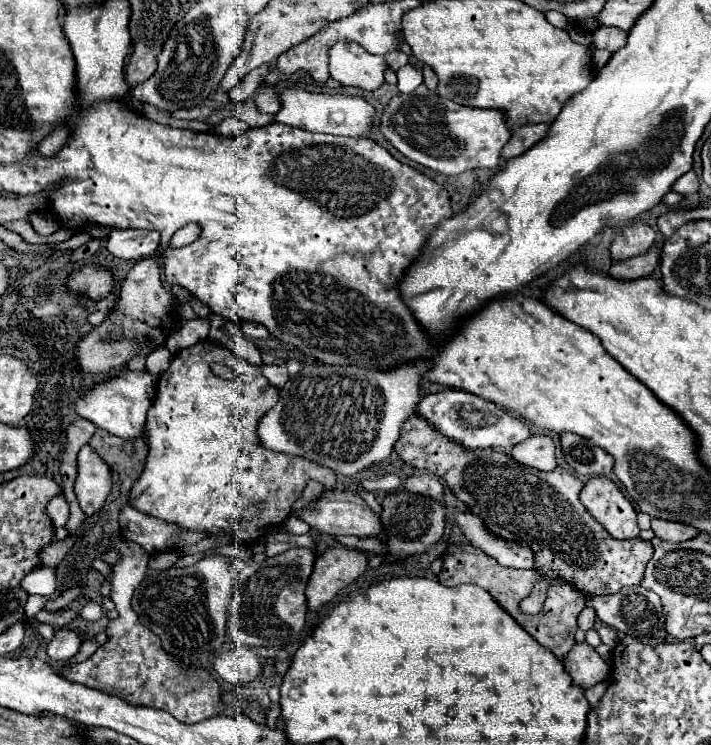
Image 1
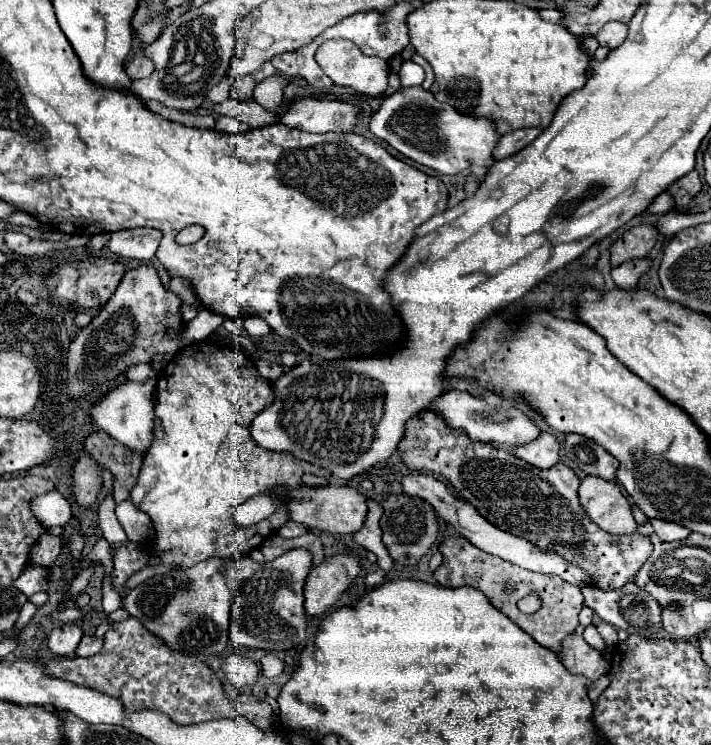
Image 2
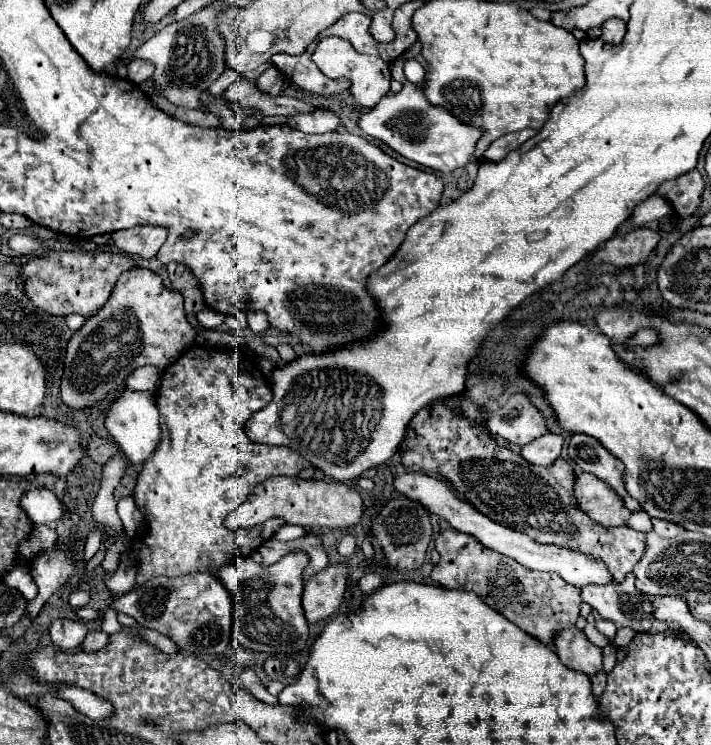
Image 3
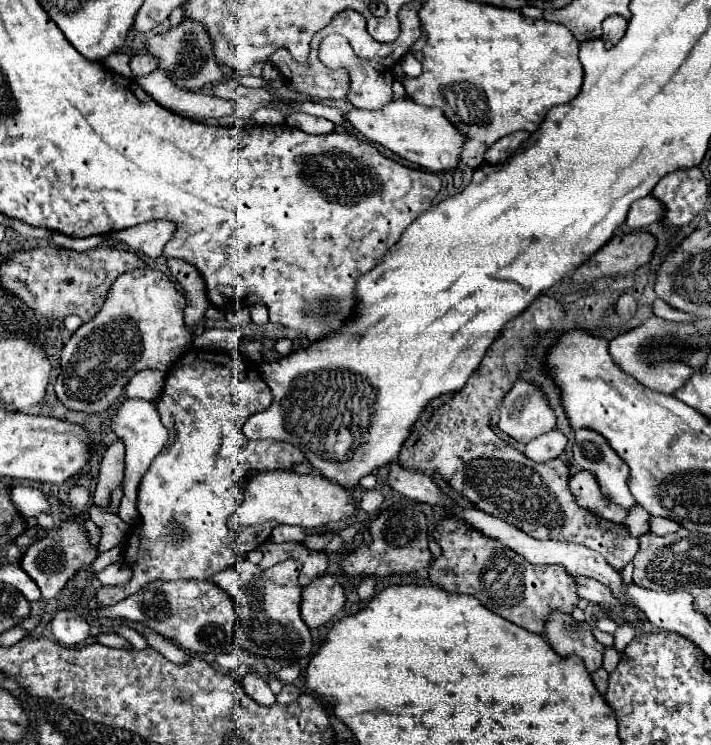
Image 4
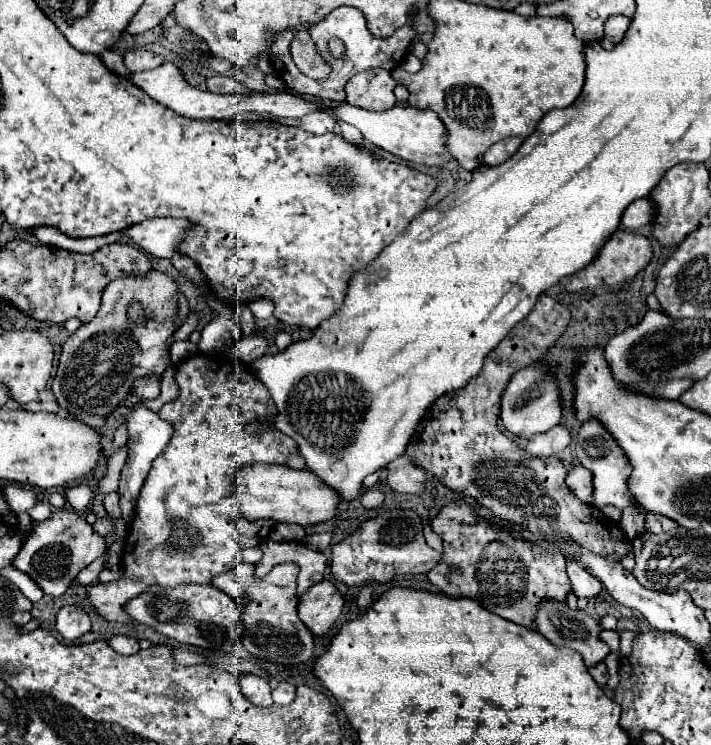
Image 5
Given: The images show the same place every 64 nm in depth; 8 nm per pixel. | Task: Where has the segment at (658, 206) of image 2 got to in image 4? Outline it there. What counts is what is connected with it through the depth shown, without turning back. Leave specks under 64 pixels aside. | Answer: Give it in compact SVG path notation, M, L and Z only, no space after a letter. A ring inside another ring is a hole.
M646 196L646 198L636 200L630 206L626 224L632 230L640 230L644 226L650 226L650 224L662 220L662 214L664 214L664 206L660 202L656 202L654 196Z

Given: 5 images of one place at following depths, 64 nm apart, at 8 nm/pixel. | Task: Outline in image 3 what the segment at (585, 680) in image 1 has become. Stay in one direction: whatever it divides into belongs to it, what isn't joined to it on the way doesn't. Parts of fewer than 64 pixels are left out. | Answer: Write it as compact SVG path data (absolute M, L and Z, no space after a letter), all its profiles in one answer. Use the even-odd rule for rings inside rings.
M576 626L572 630L562 630L556 636L556 654L564 666L570 670L594 676L602 670L602 650L586 640L586 634Z

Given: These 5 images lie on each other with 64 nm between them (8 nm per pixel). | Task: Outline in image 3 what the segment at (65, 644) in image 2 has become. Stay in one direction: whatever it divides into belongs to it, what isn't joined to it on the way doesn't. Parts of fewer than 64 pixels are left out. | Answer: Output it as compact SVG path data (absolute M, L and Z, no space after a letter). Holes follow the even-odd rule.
M60 618L50 626L50 640L58 650L70 652L82 644L86 632L88 632L88 628L84 622Z

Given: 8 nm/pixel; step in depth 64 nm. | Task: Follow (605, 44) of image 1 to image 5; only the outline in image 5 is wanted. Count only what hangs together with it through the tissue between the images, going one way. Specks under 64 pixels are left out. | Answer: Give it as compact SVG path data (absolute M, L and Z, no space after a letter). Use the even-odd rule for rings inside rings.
M612 16L604 24L604 38L610 40L612 44L618 44L624 38L628 26L630 26L630 18L626 18L626 16Z

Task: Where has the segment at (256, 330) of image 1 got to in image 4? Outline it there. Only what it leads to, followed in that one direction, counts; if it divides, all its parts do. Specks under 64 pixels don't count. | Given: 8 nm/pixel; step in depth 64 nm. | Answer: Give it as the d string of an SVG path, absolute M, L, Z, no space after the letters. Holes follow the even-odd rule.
M256 304L256 306L252 306L252 308L250 308L250 318L252 318L252 324L262 326L262 324L266 324L266 322L268 322L268 312L266 312L266 308L264 308L264 306Z

